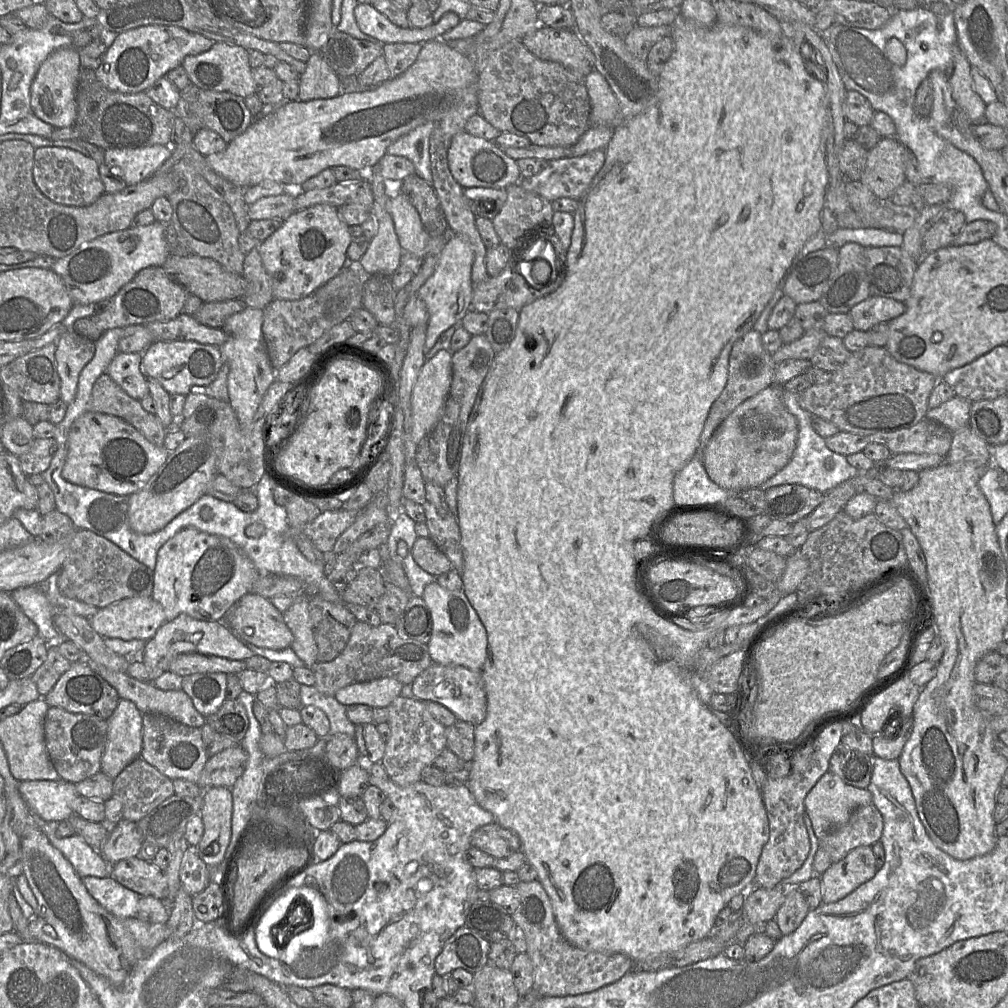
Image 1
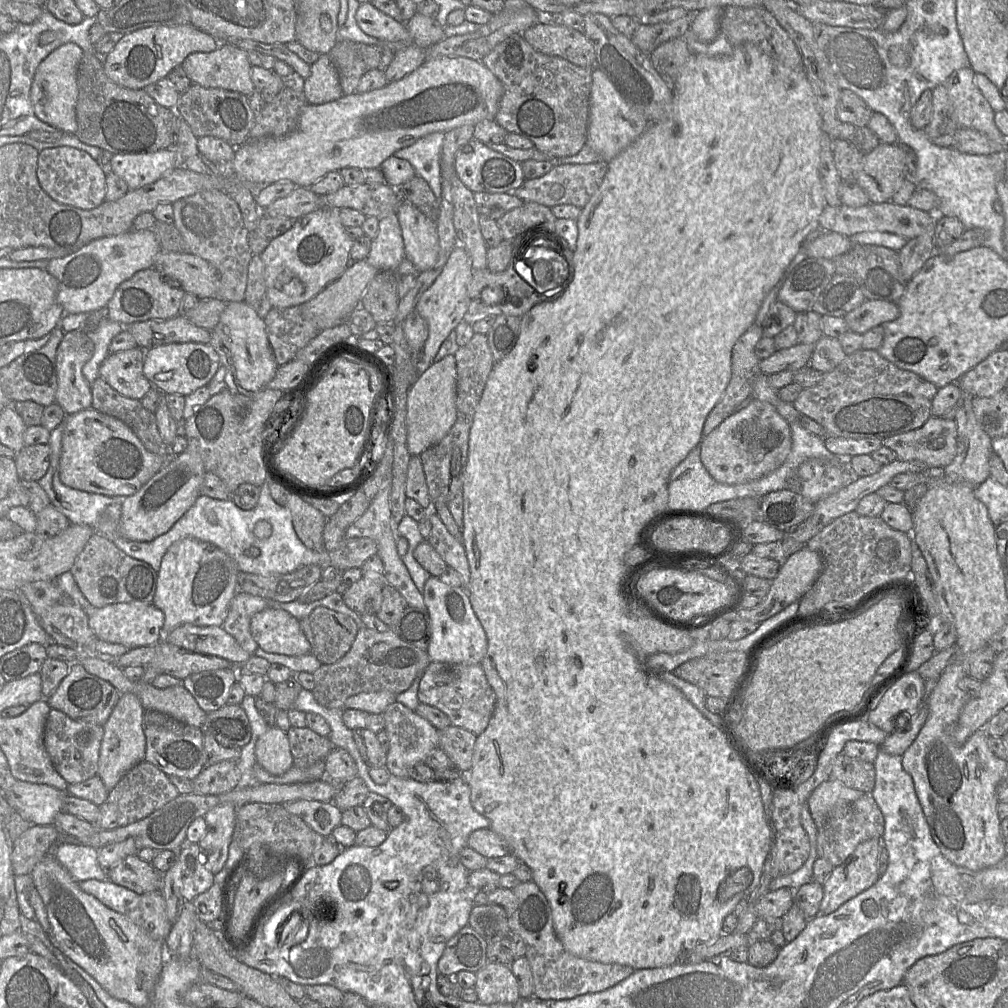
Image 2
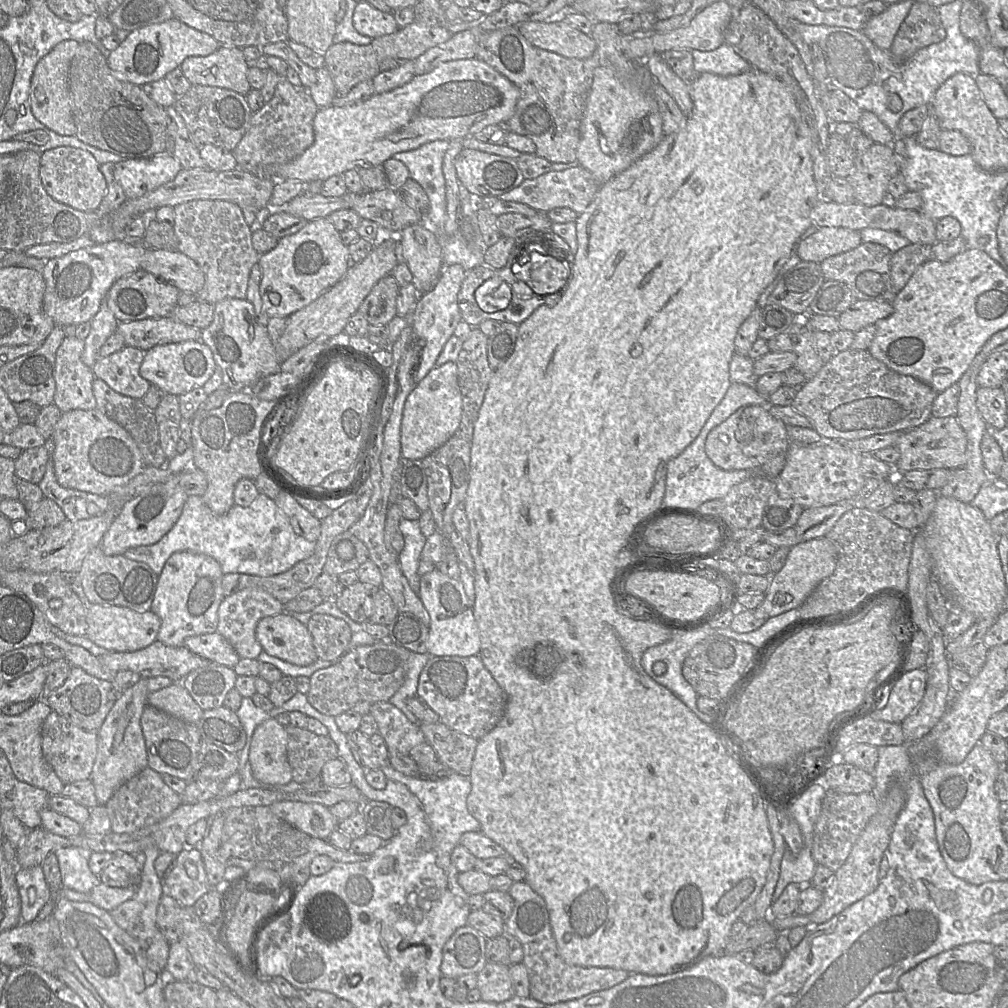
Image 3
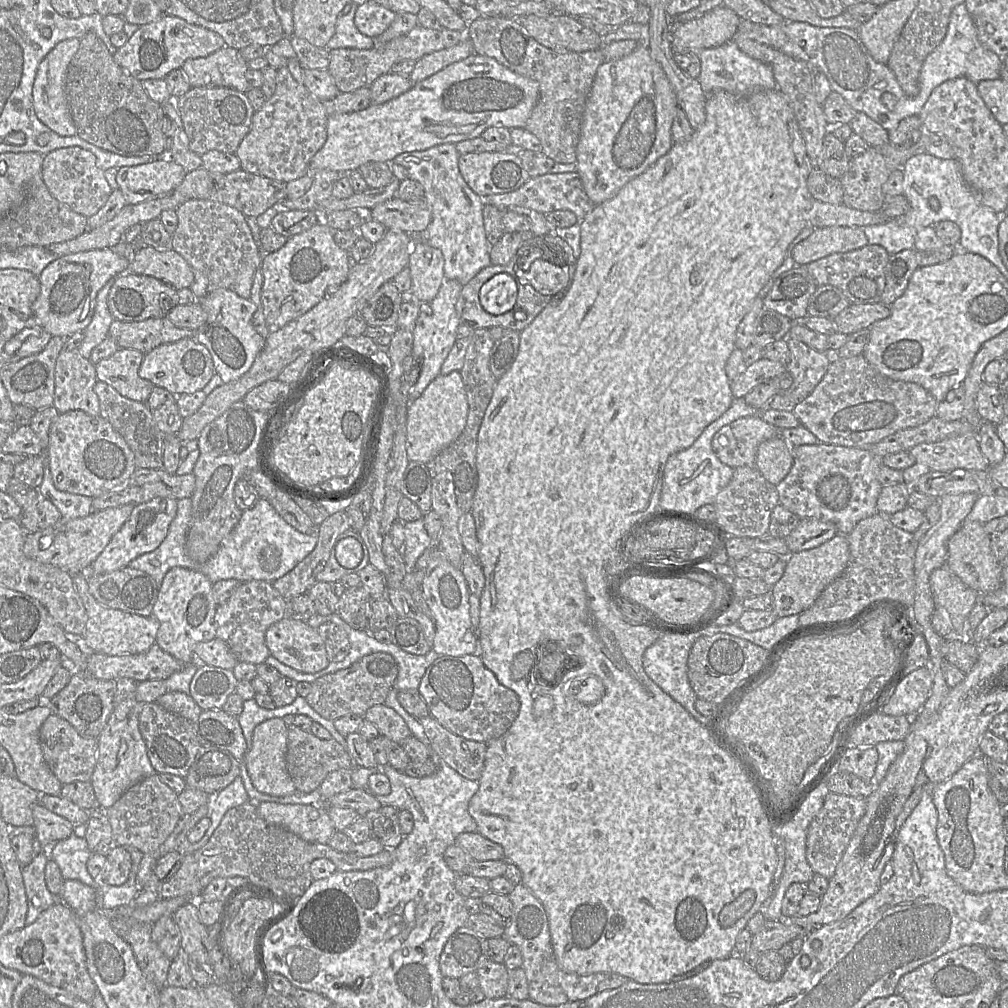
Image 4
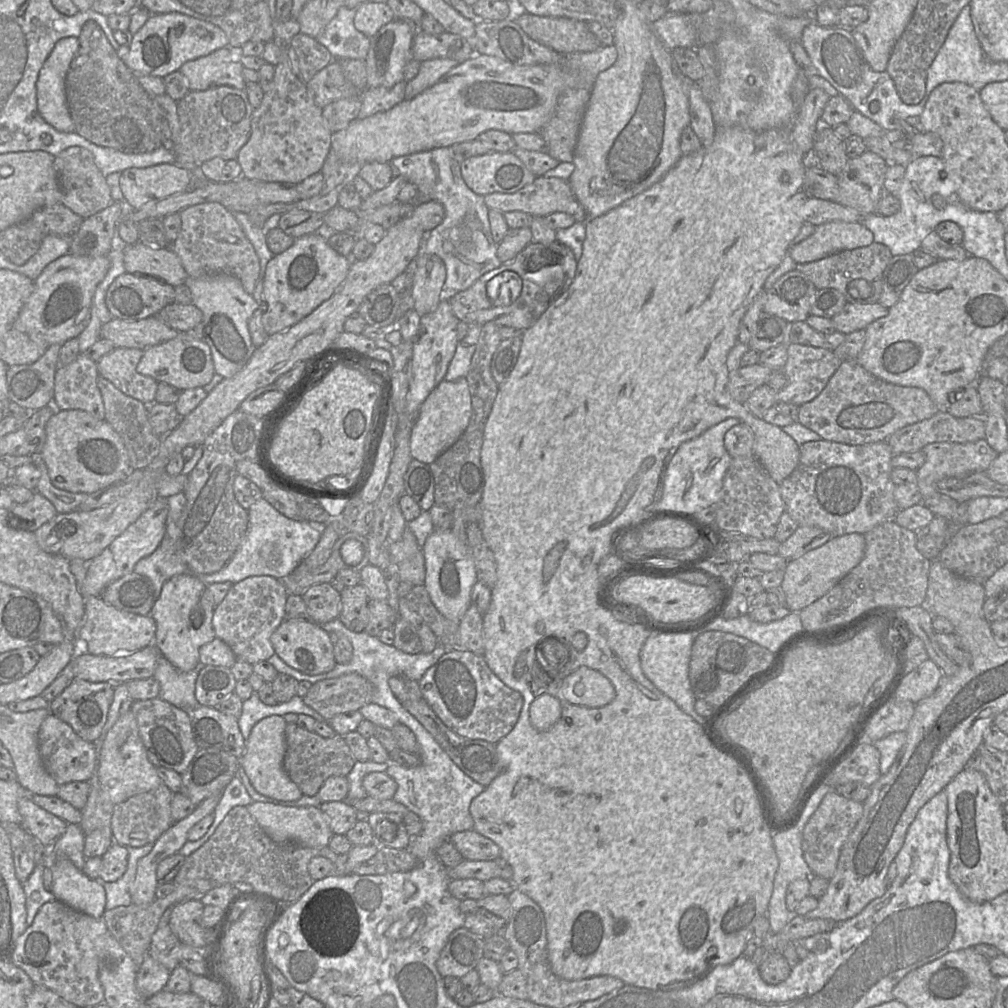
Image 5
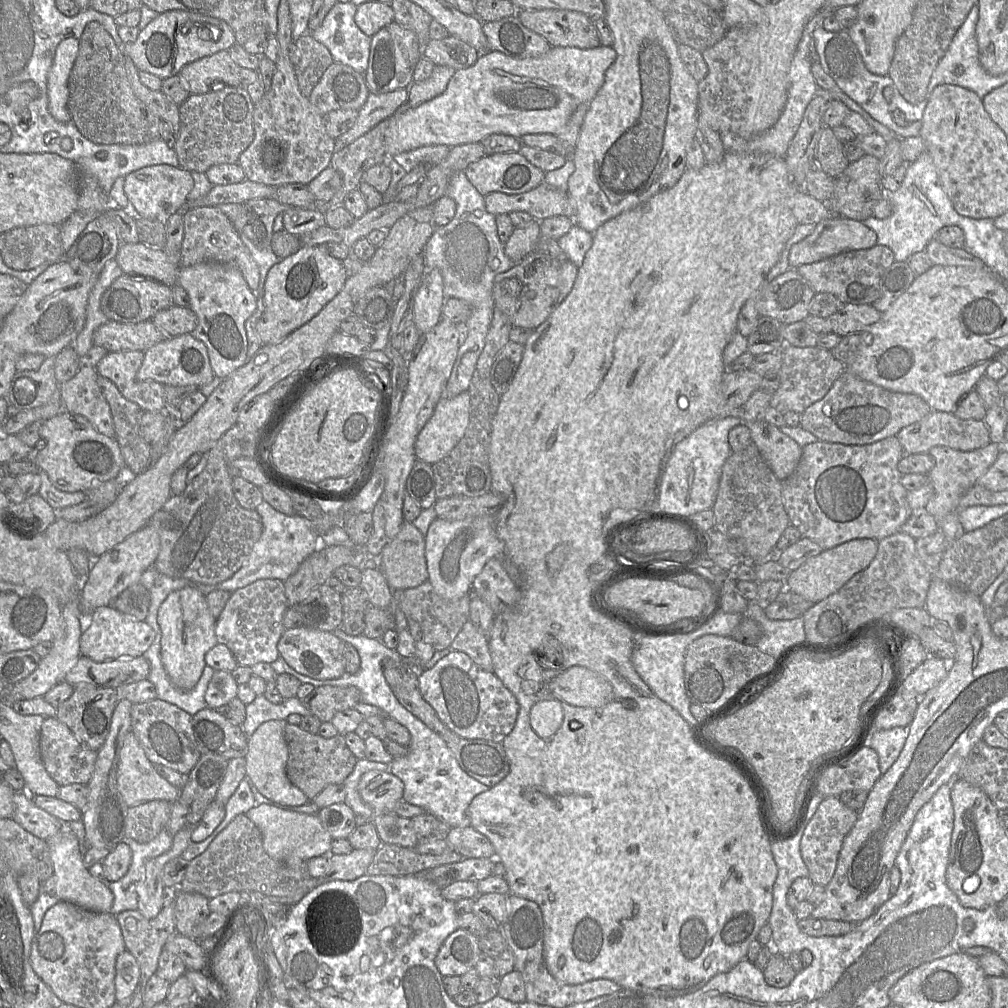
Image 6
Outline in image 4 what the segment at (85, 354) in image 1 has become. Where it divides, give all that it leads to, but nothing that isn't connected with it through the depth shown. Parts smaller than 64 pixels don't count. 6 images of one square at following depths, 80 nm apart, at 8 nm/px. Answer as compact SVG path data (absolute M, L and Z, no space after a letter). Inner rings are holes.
M62 349L56 360L53 406L59 414L80 410L91 416L100 415L99 398L94 390L97 382L95 364L84 358L79 349Z

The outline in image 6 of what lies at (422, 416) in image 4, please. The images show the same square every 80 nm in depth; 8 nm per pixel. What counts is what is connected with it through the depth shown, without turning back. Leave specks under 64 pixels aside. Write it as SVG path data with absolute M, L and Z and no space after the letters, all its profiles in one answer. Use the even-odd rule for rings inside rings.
M464 391L455 397L443 397L437 403L433 415L419 432L415 444L417 460L433 465L448 455L465 434L470 420L470 395Z

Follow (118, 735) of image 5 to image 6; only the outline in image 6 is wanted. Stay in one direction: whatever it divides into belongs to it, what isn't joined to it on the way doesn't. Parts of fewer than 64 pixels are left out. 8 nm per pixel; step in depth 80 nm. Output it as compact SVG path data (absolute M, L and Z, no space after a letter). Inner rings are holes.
M132 731L123 740L116 758L116 780L118 790L128 807L138 806L153 800L173 803L178 800L181 789L176 788L155 770Z

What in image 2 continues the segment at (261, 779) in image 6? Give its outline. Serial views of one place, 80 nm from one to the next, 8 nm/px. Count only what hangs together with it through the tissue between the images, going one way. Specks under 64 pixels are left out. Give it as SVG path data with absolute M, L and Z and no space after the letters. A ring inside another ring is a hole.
M269 726L255 745L256 763L272 775L282 775L293 766L287 732Z

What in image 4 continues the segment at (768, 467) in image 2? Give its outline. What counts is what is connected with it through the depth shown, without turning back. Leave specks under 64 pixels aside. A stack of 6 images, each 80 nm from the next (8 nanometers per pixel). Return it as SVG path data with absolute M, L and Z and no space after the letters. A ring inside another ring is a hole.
M758 413L753 416L739 418L719 429L713 436L712 448L720 461L727 466L732 468L755 466L759 445L762 442L777 436L779 432L780 429L763 420L761 413Z

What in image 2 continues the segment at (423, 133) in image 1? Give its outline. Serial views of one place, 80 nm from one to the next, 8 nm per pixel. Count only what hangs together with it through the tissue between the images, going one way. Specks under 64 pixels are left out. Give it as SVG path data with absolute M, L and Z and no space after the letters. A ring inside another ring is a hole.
M434 132L434 133L428 134L424 137L418 139L413 145L402 148L393 154L393 156L396 156L397 158L407 160L413 166L413 168L415 170L415 174L417 176L420 176L421 178L423 178L429 184L435 197L439 200L439 206L440 206L440 201L442 199L440 159L441 159L441 151L442 151L443 141L444 141L444 133L443 132Z

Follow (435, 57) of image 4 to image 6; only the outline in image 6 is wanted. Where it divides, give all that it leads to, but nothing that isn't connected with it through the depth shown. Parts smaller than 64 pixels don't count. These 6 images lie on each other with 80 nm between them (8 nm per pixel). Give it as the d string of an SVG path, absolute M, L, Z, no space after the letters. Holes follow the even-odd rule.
M435 65L429 78L423 81L413 82L409 87L407 100L396 110L394 115L401 115L409 109L416 108L424 102L441 95L455 73L451 67Z

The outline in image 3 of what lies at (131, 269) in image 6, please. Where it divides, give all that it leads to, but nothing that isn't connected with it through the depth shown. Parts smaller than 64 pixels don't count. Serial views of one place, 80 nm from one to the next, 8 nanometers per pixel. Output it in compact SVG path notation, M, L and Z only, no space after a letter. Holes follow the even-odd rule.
M147 248L140 269L171 283L180 291L197 294L205 283L205 274L200 266L178 250Z

